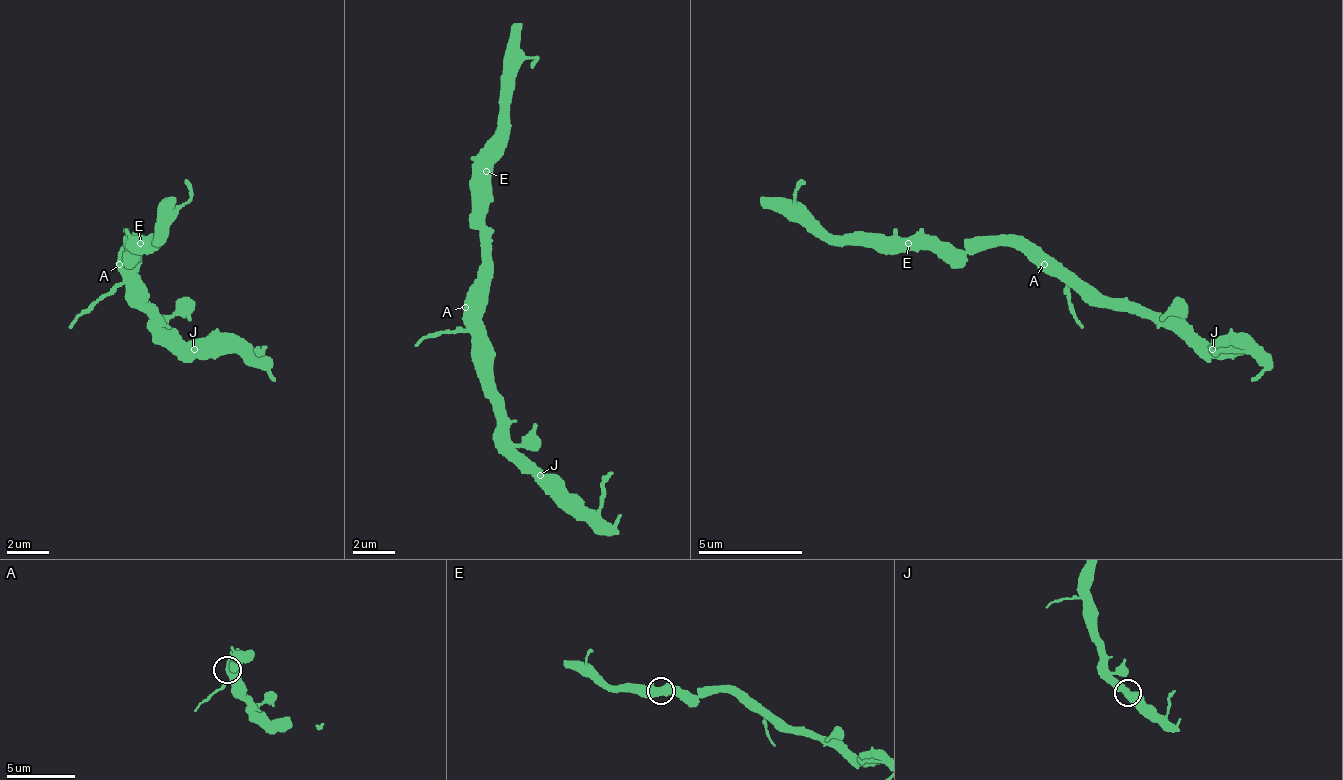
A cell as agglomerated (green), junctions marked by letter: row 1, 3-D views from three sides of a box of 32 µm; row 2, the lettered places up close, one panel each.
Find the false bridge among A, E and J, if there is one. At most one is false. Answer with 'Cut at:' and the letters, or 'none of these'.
Cut at: none of these

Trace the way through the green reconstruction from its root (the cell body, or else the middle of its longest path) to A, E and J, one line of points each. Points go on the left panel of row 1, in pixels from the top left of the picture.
A: (135, 259), (124, 259), (119, 264)
E: (135, 259), (135, 243), (135, 248), (140, 243)
J: (135, 259), (135, 290), (192, 347)

